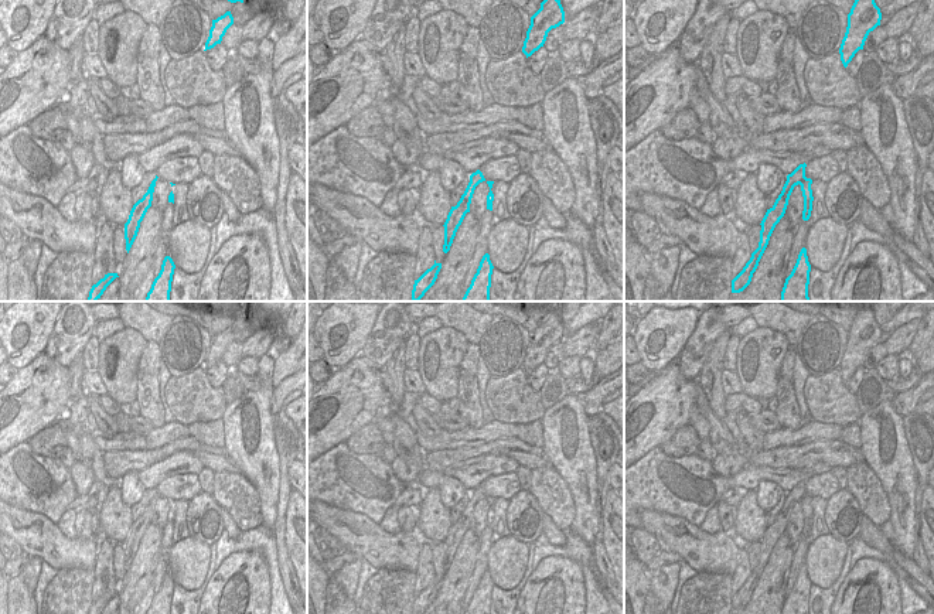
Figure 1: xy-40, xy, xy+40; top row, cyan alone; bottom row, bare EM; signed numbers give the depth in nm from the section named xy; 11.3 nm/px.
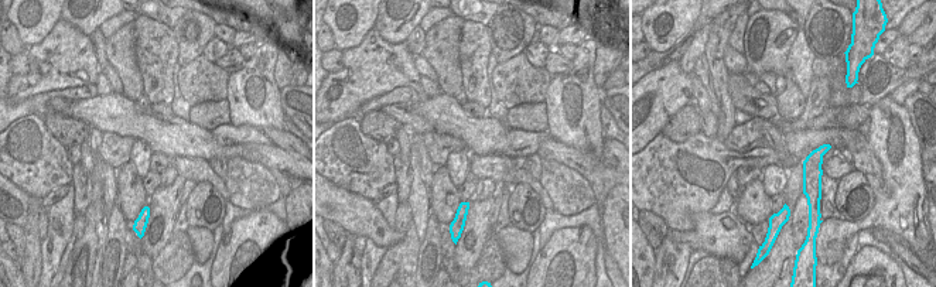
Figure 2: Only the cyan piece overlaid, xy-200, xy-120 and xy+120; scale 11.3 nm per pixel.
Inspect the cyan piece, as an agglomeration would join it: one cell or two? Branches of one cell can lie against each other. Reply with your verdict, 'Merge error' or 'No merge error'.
Merge error.

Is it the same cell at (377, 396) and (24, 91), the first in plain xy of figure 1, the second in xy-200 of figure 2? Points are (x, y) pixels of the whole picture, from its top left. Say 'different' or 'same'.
same

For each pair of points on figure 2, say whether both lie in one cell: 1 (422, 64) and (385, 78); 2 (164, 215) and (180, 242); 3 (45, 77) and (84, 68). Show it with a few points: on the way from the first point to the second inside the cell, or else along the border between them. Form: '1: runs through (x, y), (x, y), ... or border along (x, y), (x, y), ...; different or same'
1: border along (413, 57), (413, 65), (420, 77); different
2: border along (171, 233), (164, 248), (153, 260); different
3: runs through (55, 68), (74, 68); same

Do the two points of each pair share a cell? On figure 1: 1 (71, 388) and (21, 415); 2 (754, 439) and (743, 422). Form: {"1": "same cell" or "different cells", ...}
{"1": "same cell", "2": "same cell"}

